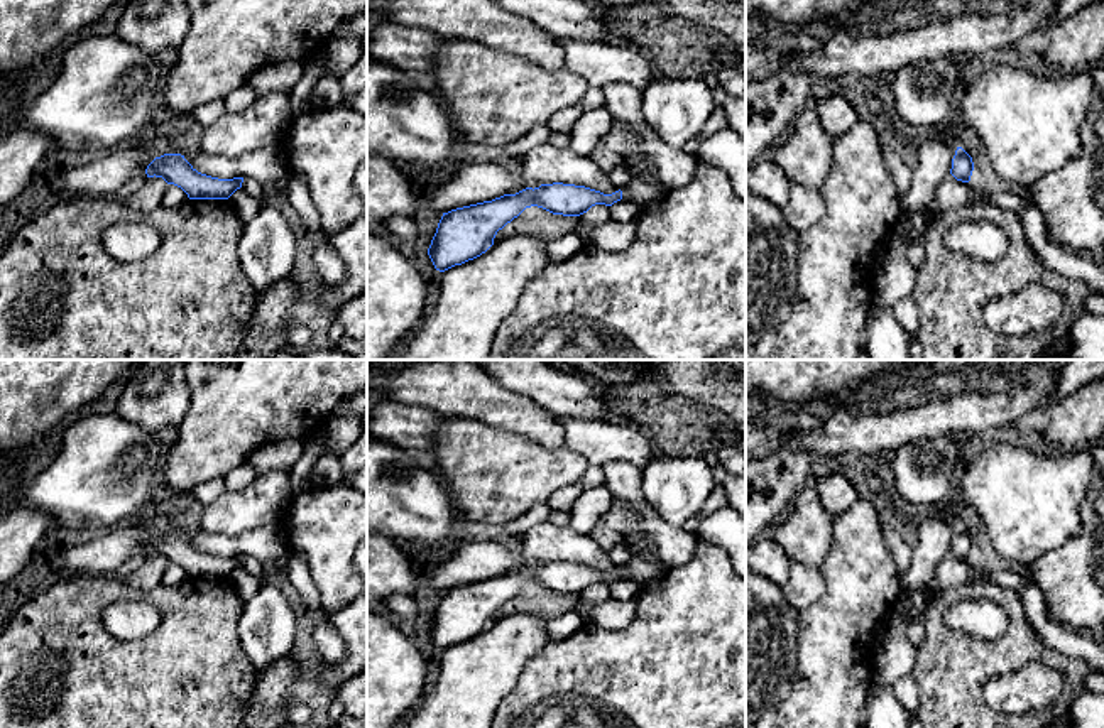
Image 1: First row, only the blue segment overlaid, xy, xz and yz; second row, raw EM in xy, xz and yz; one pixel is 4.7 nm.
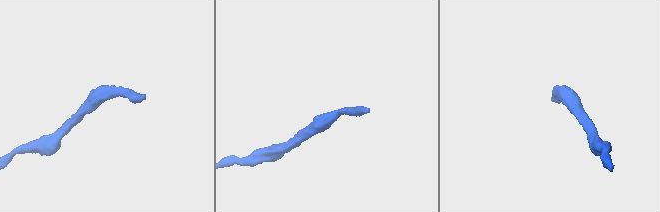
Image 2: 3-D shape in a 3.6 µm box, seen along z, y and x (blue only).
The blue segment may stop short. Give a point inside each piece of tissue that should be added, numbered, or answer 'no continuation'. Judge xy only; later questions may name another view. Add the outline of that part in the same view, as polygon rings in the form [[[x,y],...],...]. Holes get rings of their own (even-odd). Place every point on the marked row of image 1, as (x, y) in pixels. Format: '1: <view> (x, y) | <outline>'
1: xy (249, 186) | [[[243,177],[242,187],[245,194],[255,198],[264,206],[264,184],[255,181],[254,177]]]

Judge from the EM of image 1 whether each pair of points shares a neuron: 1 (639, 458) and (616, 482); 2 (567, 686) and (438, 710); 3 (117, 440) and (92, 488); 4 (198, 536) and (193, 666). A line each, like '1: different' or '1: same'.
1: different
2: different
3: same
4: different

